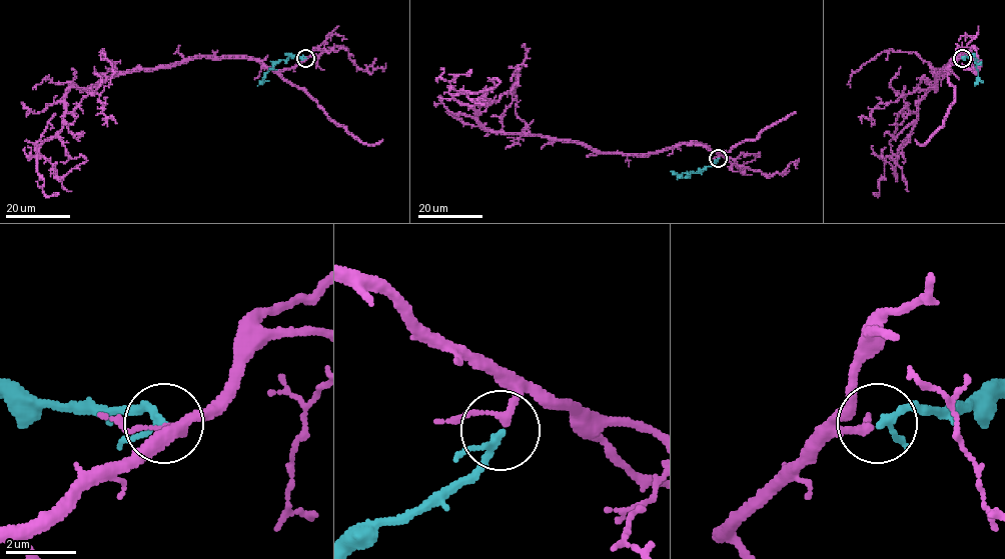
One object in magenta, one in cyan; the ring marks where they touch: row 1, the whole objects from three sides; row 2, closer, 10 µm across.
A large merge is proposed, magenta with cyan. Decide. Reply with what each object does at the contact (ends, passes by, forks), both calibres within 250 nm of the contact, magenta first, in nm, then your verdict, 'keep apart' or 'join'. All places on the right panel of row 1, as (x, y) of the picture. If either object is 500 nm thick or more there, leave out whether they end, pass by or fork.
magenta passes by; cyan passes by; calibres 170 and 170 nm; join

